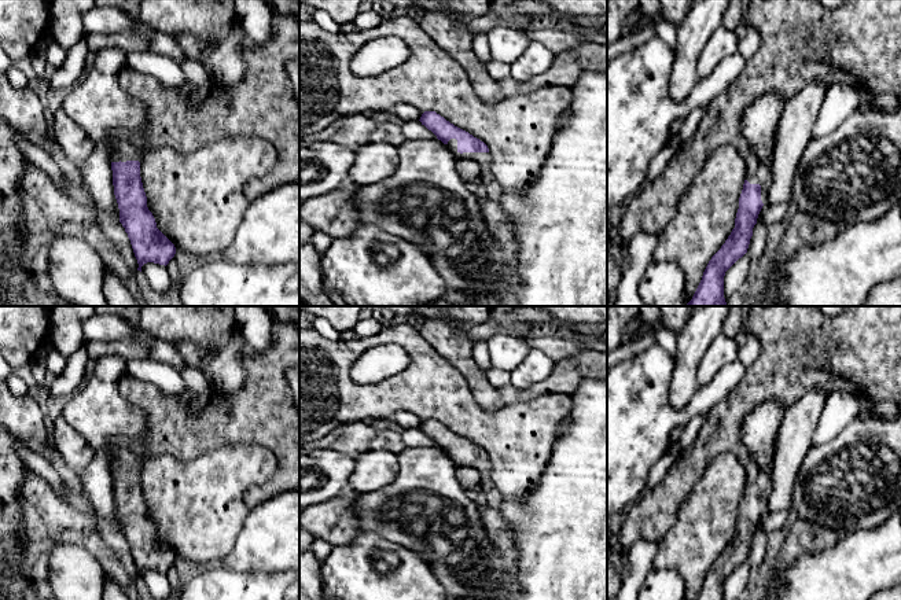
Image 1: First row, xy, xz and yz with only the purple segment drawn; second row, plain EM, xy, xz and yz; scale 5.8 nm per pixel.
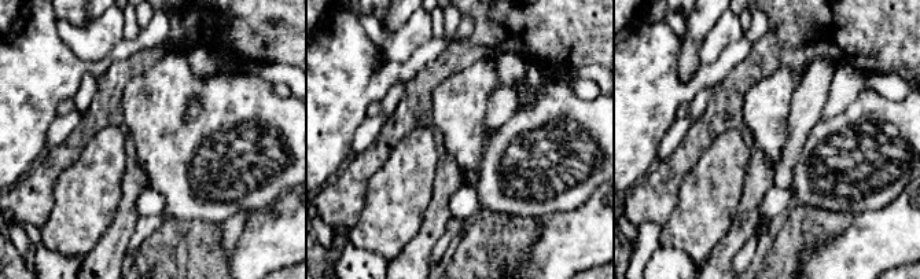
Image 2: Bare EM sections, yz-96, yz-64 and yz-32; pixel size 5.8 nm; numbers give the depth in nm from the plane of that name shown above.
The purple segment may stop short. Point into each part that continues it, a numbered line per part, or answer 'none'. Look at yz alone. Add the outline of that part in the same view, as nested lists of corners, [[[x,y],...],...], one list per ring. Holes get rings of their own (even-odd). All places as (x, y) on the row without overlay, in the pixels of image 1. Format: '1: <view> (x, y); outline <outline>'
1: yz (859, 350); outline [[[750,306],[746,331],[758,338],[760,357],[746,367],[743,378],[729,394],[709,411],[695,442],[678,456],[663,481],[654,489],[644,490],[639,501],[625,509],[619,534],[625,548],[640,540],[659,544],[674,524],[678,507],[705,474],[706,467],[721,453],[731,452],[738,457],[747,474],[746,487],[761,493],[761,508],[766,509],[773,486],[772,470],[761,470],[757,465],[754,456],[742,442],[742,424],[747,413],[771,398],[779,400],[788,409],[810,389],[823,391],[825,397],[834,391],[847,391],[863,404],[857,415],[860,417],[878,419],[871,412],[871,401],[894,401],[901,411],[901,306],[846,306],[835,317],[823,314],[817,306]]]

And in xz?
1: xz (482, 466); outline [[[450,446],[446,453],[452,459],[452,461],[455,461],[460,465],[474,467],[479,471],[481,475],[490,475],[490,472],[492,472],[492,464],[489,460],[463,460],[463,461],[460,461],[457,459],[456,446]]]

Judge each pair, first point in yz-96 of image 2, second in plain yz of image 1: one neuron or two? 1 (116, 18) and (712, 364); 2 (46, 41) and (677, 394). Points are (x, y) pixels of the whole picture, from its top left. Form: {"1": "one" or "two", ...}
{"1": "one", "2": "two"}

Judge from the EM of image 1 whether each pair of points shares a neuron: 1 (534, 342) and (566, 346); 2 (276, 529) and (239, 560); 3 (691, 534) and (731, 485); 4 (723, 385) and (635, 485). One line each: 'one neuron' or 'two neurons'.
1: one neuron
2: one neuron
3: one neuron
4: one neuron

